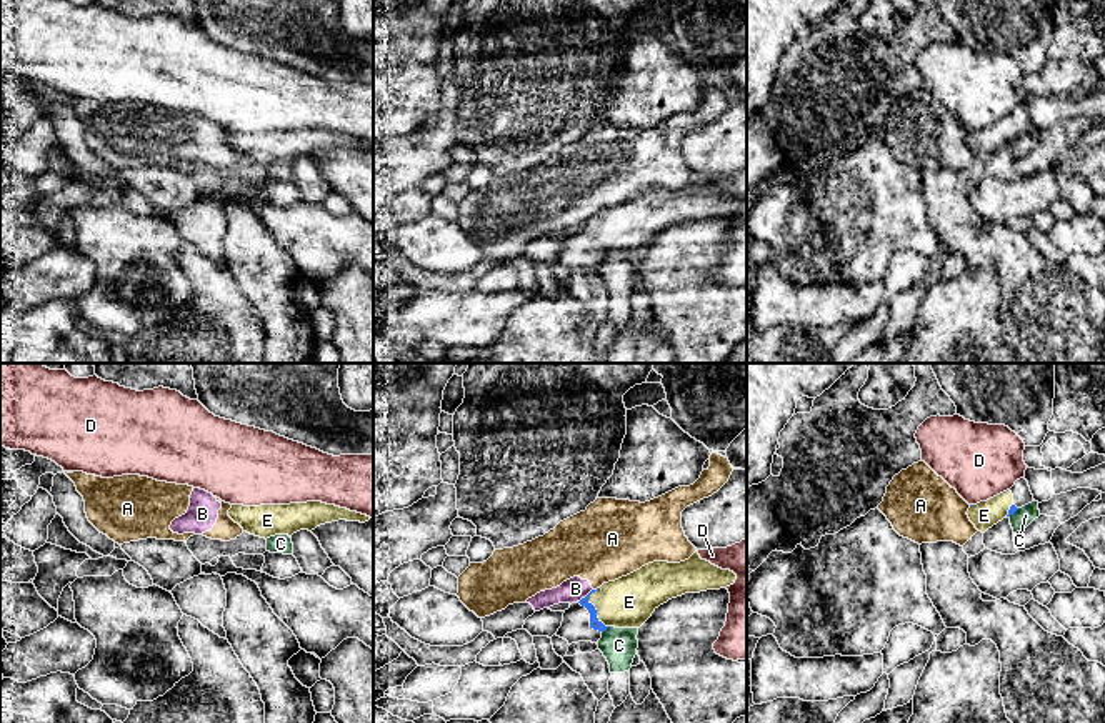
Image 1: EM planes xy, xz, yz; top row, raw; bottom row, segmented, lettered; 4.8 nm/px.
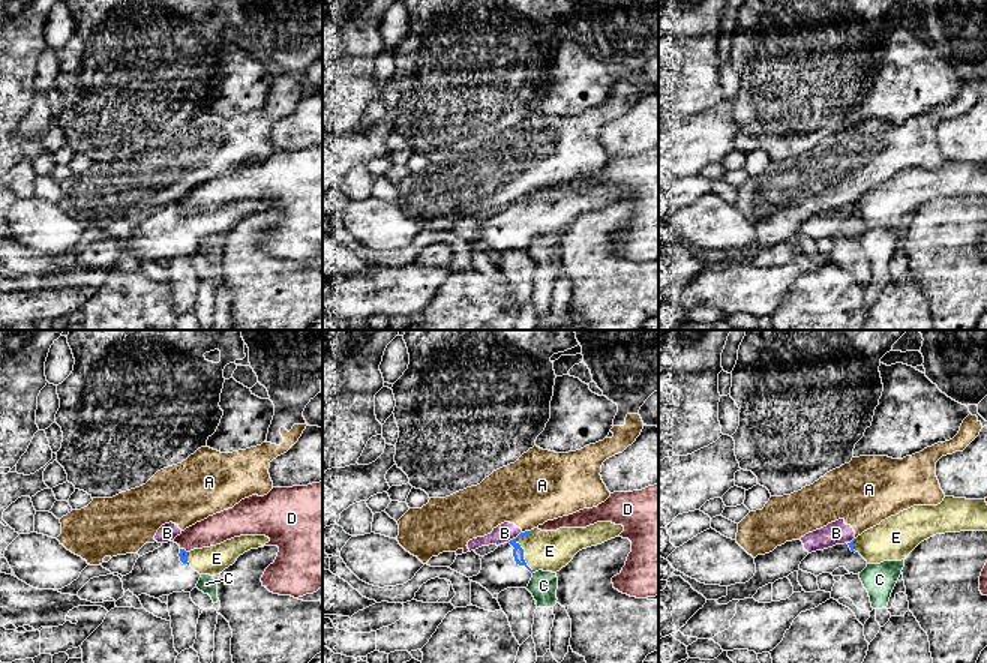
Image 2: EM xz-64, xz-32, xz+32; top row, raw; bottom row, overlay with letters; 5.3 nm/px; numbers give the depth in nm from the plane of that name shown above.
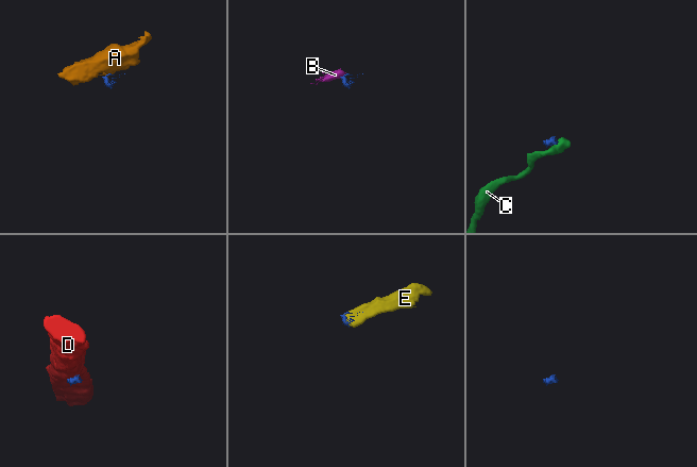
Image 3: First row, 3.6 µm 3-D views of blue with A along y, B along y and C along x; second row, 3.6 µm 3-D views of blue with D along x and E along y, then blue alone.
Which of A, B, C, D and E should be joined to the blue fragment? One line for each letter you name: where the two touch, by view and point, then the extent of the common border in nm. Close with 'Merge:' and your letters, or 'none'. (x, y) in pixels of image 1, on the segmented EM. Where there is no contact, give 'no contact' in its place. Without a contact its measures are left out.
E: contact xz (594, 608); length 200 nm
Merge: E

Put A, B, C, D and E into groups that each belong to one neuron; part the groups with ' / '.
A B / C / D / E

